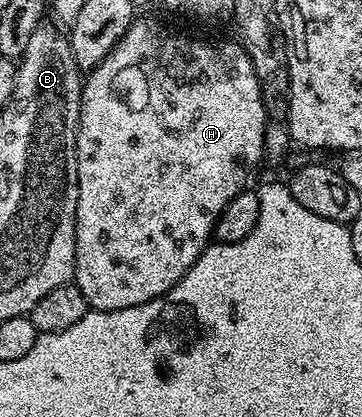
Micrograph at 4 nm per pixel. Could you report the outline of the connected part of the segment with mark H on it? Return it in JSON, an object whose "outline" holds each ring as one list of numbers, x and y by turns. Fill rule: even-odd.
{"outline":[[137,18,112,52,92,71,87,72,80,92,80,125,76,128,78,165,78,209,76,210,76,274,74,282,93,311,117,311,159,299,196,264,214,235,216,219,239,191,245,190,248,170,265,158,264,128,266,112,254,65,239,42,211,43,191,39,163,27,156,19]]}

